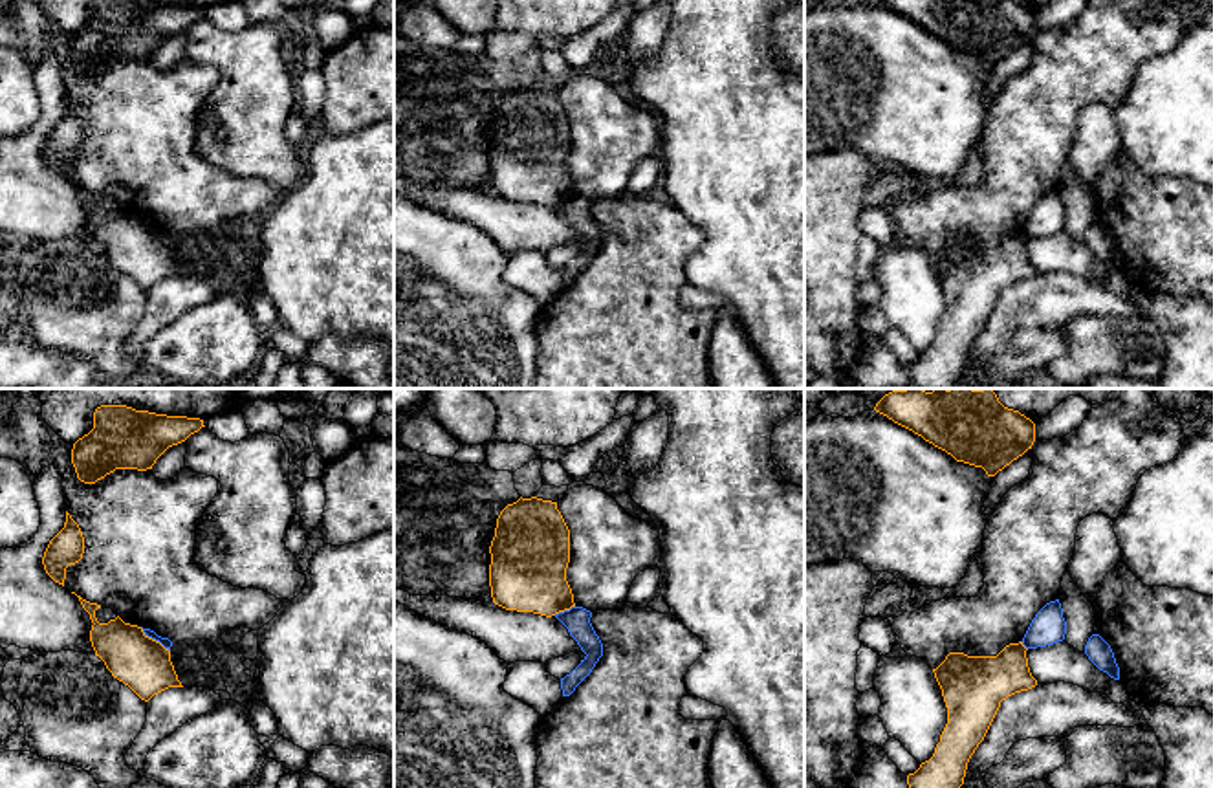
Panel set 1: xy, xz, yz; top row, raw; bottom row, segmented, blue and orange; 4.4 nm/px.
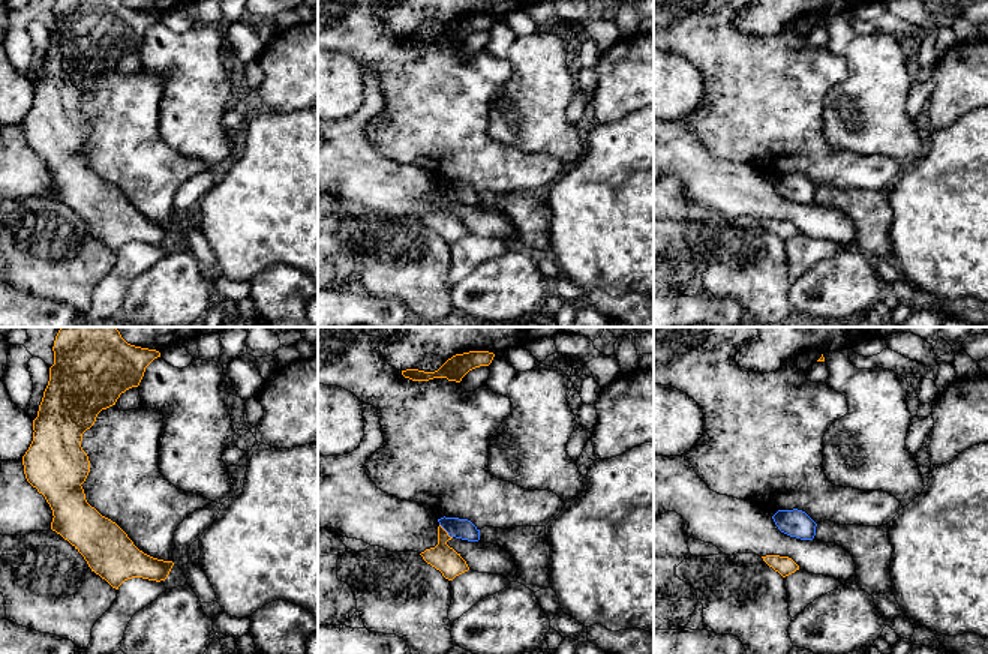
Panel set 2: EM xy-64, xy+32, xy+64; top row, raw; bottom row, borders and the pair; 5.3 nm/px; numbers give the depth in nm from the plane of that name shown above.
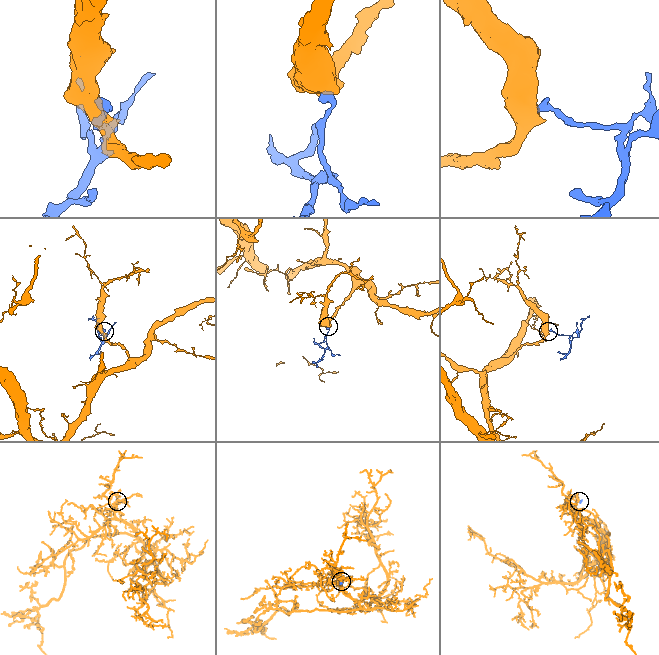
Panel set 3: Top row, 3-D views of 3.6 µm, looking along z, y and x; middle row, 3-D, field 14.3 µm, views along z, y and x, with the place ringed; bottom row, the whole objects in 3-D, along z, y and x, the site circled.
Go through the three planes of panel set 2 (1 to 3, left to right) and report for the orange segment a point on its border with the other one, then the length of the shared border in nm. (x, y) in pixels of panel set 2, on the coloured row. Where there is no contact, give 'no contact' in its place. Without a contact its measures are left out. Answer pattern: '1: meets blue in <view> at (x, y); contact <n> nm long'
1: no contact
2: meets blue in xy+32 at (446, 530); contact 100 nm long
3: no contact

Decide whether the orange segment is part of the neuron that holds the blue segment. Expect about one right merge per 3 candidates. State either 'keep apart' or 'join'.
keep apart

